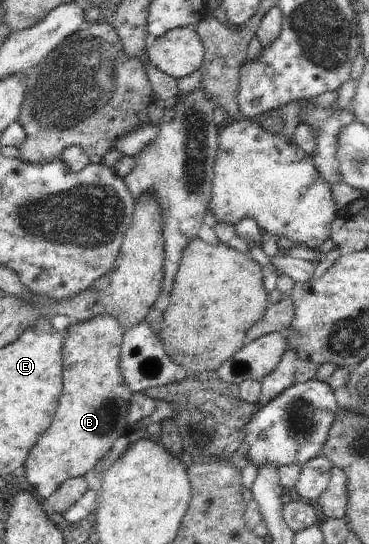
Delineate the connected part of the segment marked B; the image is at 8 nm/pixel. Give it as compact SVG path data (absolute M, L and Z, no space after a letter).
M104 314L76 325L69 325L63 343L63 388L50 427L42 434L24 460L26 481L36 489L38 499L48 499L68 478L84 476L100 463L115 441L125 432L126 414L133 396L119 368L121 343L125 331L114 316Z

